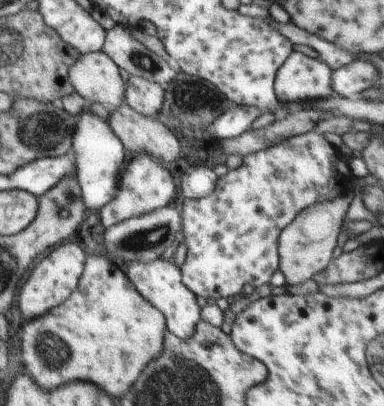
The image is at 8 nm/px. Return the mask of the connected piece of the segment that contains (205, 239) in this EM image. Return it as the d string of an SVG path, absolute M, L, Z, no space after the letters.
M317 131L245 155L241 166L235 170L229 169L227 175L217 178L217 185L208 196L184 199L181 221L187 255L180 266L184 286L196 296L214 302L217 298L230 298L239 294L248 284L253 287L269 284L270 277L279 269L279 236L284 228L312 203L329 201L346 189L352 190L352 176L352 170L340 151Z

